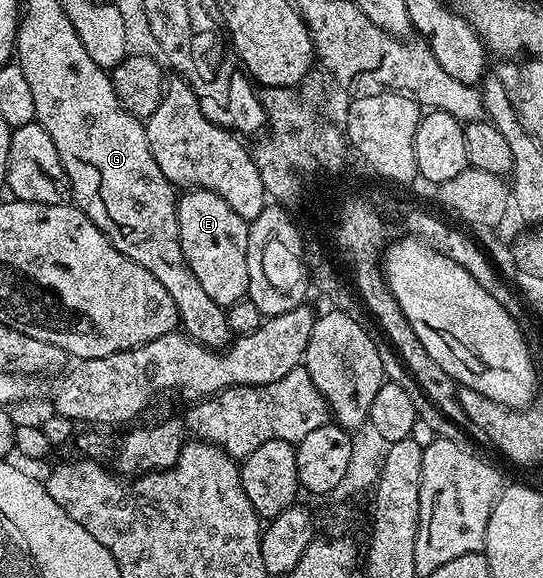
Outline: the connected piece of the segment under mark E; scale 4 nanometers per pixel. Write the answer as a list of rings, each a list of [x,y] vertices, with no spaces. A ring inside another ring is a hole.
[[[205,189],[185,192],[176,202],[176,218],[180,224],[180,246],[188,266],[194,271],[202,291],[222,306],[245,300],[248,292],[246,243],[249,222],[238,216],[218,195]]]

